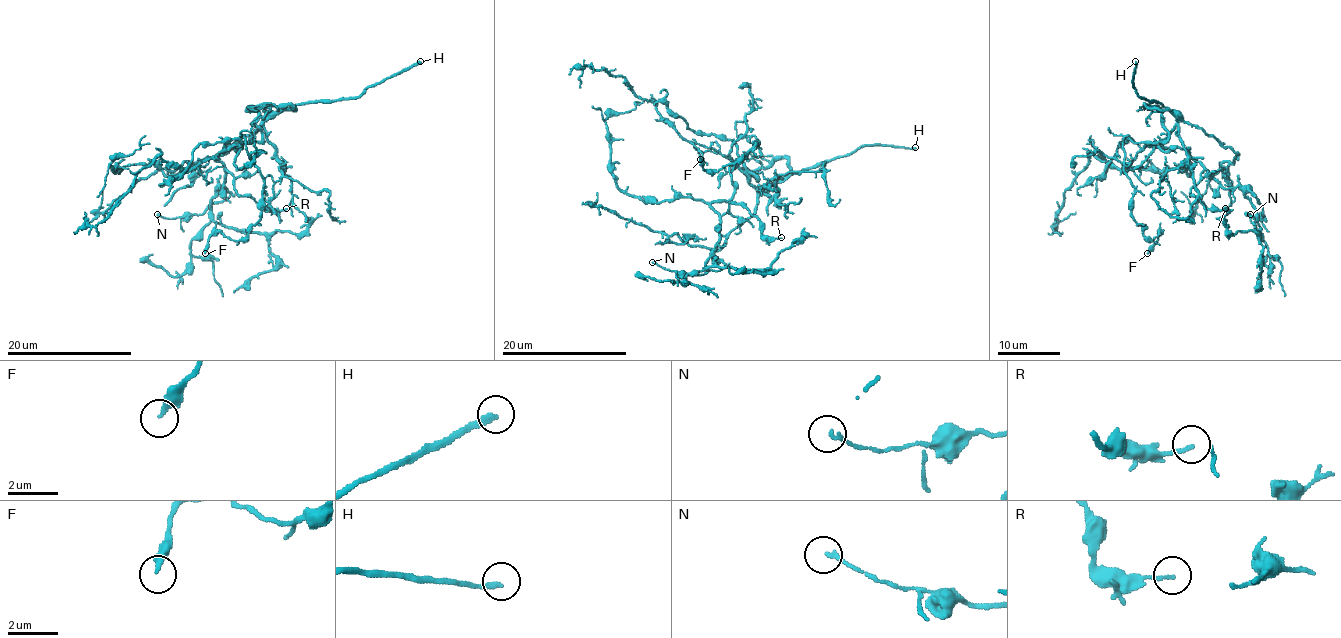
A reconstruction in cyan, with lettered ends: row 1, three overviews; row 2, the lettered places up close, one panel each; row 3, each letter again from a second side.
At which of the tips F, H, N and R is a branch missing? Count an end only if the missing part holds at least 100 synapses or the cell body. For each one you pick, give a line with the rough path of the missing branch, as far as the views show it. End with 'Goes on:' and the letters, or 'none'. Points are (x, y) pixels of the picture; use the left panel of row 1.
Goes on: H

